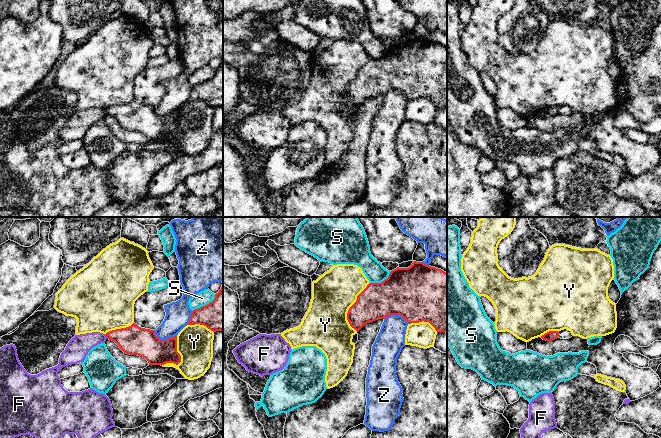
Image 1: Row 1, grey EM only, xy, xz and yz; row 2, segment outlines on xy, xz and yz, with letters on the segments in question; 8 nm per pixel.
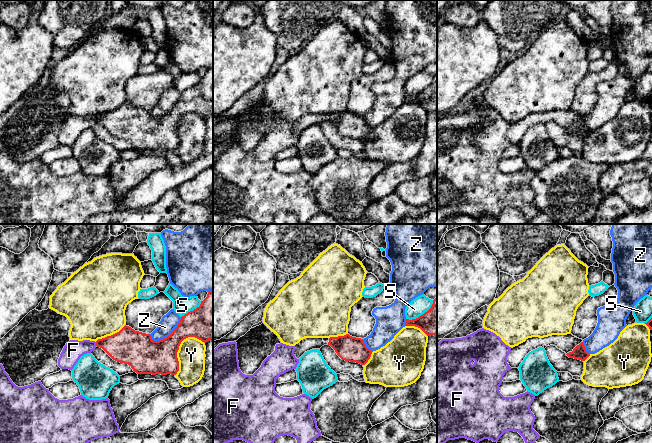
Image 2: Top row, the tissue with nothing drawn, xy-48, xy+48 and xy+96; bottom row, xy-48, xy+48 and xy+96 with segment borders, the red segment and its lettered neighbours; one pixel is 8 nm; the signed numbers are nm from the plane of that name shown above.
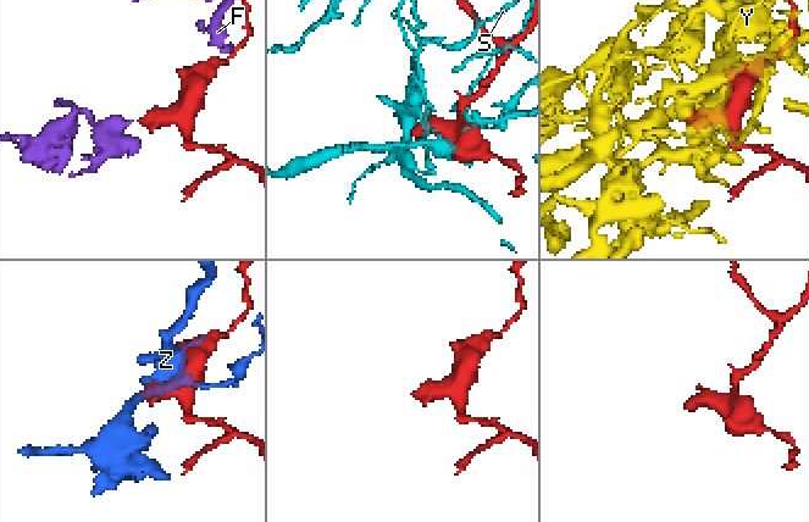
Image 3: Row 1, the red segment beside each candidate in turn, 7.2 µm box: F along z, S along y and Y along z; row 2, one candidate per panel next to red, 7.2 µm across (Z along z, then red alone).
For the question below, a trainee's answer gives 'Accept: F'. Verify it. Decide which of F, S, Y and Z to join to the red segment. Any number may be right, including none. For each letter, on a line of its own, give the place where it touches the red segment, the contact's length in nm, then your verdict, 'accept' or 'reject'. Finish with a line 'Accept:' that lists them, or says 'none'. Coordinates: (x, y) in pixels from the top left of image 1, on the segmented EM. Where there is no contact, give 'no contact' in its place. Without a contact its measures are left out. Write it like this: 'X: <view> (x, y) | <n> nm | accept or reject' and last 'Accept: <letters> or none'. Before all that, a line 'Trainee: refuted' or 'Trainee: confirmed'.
Trainee: refuted
F: xy (106, 336) | 40 nm | reject
S: xy (205, 305) | 240 nm | reject
Y: xz (350, 307) | 420 nm | reject
Z: xy (164, 340) | 190 nm | reject
Accept: none

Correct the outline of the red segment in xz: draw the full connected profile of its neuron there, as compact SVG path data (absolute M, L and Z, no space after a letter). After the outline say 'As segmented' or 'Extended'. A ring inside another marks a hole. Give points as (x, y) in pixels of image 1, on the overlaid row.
M423 262L392 270L381 283L369 283L349 308L347 320L357 332L367 323L390 315L402 316L408 324L429 322L438 332L447 333L447 273Z. As segmented

